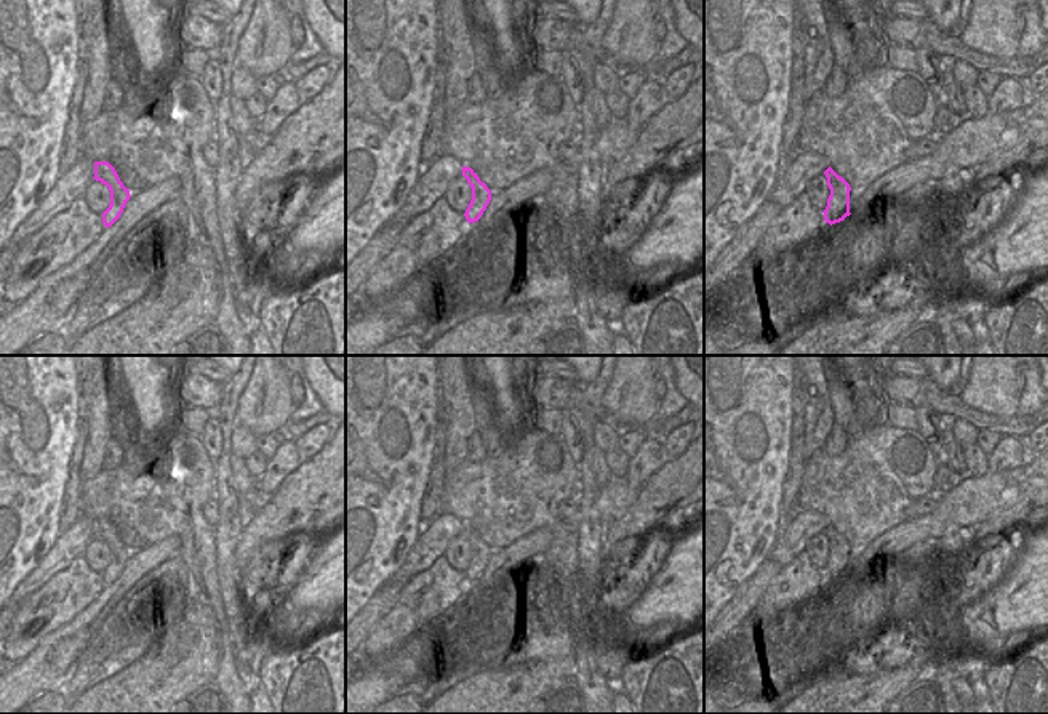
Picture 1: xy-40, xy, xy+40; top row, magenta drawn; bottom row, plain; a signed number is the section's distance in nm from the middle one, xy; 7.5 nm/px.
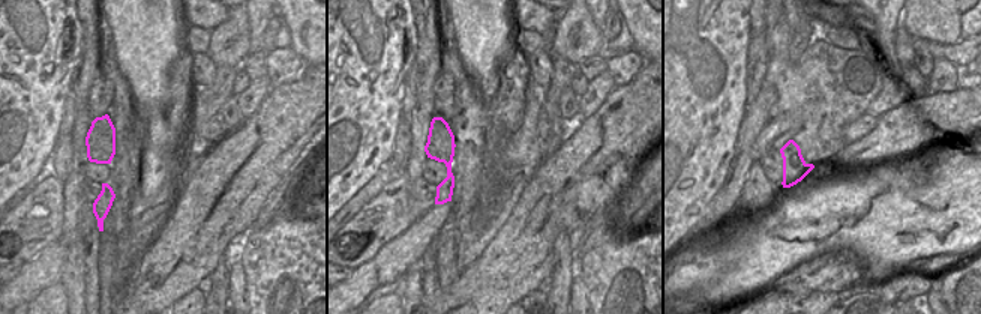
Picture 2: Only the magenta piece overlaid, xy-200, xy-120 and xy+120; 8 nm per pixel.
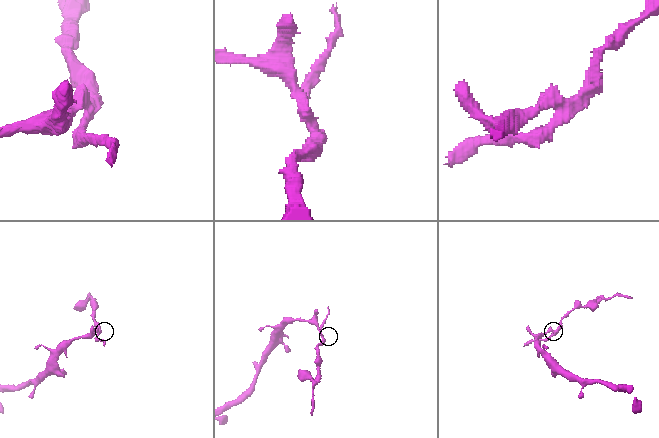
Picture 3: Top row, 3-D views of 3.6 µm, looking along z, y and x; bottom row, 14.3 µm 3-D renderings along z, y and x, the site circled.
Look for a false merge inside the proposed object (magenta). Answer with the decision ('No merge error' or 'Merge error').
Merge error.

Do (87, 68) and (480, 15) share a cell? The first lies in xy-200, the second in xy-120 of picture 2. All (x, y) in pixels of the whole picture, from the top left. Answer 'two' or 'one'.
two

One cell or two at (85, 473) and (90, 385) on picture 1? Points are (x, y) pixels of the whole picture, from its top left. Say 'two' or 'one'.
one

